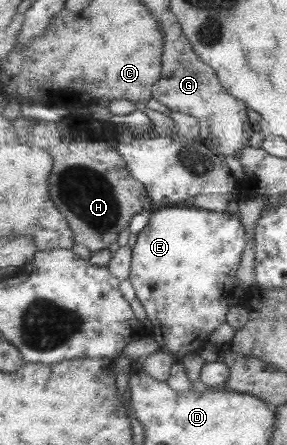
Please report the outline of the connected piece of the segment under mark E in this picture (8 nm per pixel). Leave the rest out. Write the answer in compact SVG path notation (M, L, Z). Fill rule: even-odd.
M172 206L170 208L155 208L149 212L148 224L138 233L137 242L133 246L133 264L131 269L131 275L129 280L137 294L137 299L144 306L147 317L153 325L154 340L158 342L162 351L168 351L178 360L183 360L185 356L192 352L197 352L206 346L209 342L209 337L215 333L215 331L227 323L227 315L233 305L232 299L237 296L236 274L240 270L240 264L242 264L242 254L246 250L246 230L244 230L244 224L240 222L240 216L238 214L230 214L230 212L214 212L214 210L198 209L192 206L178 207Z

